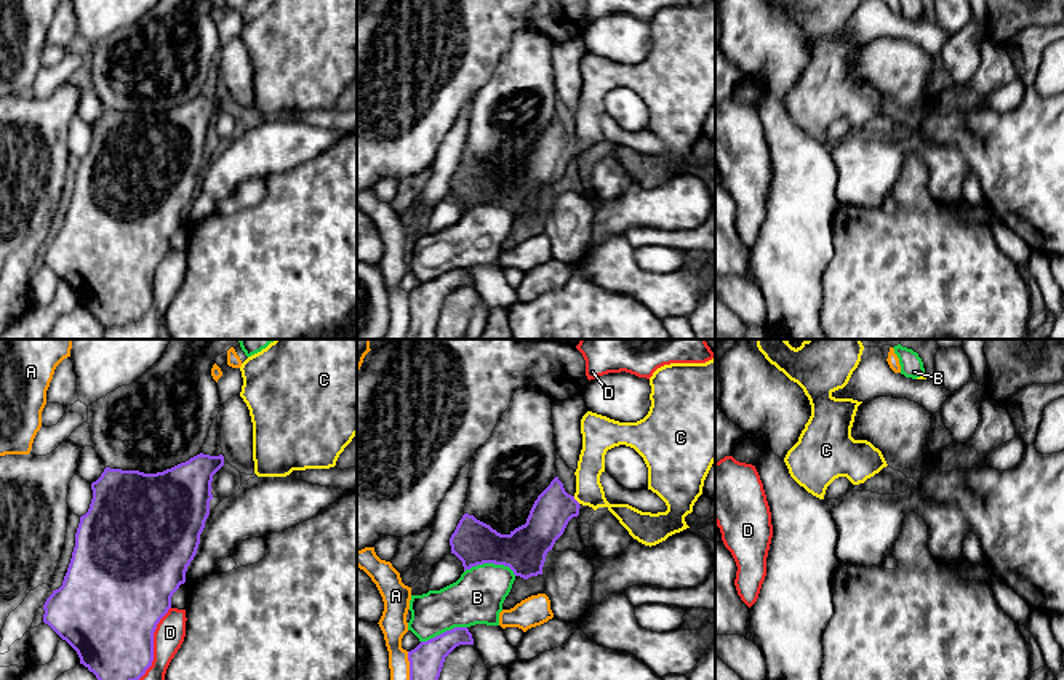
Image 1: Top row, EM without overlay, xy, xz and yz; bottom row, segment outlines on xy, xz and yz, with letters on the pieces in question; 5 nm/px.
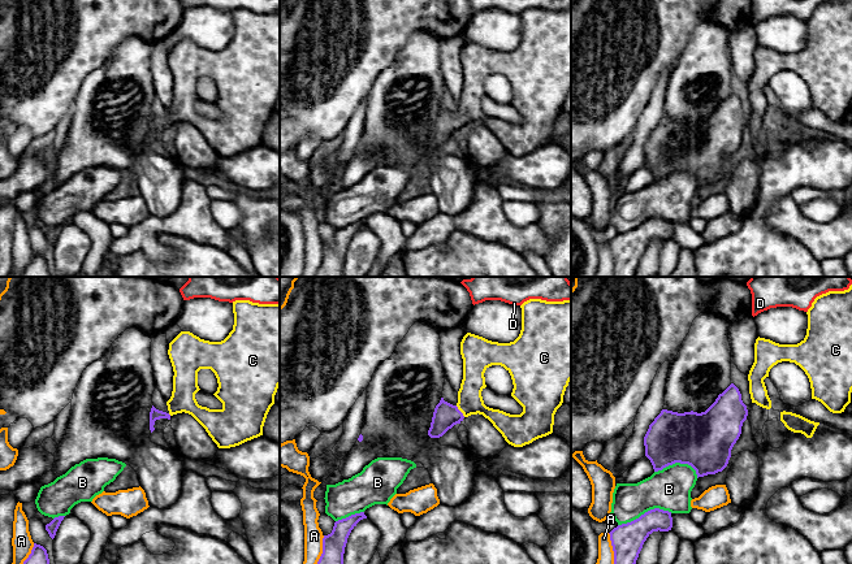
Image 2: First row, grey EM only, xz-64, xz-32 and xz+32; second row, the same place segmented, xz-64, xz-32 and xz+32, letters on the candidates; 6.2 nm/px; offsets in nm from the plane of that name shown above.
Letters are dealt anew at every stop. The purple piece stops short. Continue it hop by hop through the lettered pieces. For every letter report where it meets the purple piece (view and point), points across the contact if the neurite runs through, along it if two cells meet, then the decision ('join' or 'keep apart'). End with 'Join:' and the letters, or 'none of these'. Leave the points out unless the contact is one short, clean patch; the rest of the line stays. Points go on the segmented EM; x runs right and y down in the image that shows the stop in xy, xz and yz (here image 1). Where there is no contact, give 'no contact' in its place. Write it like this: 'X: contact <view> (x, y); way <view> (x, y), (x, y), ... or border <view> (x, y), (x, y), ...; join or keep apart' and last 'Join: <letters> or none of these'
A: contact xz (410, 666); keep apart
B: contact xz (490, 562); keep apart
C: contact xz (575, 500); way xz (554, 508), (568, 506), (575, 500), (589, 492); join
D: contact xy (152, 644); keep apart
Join: C

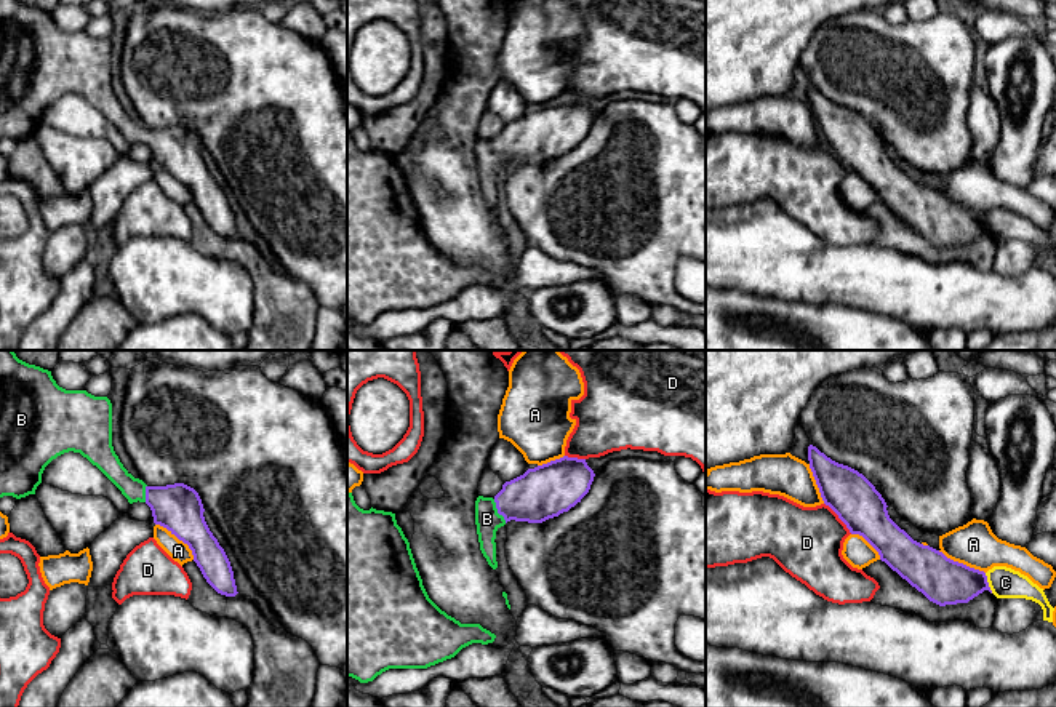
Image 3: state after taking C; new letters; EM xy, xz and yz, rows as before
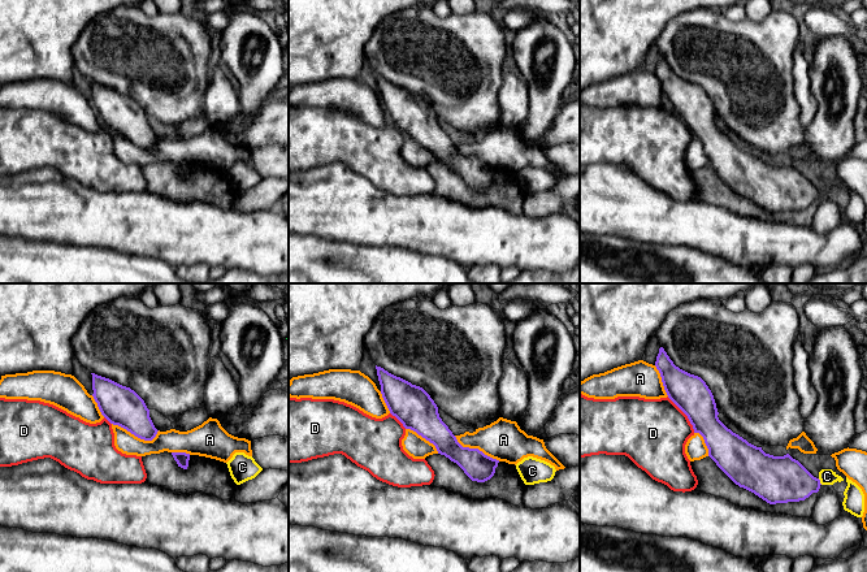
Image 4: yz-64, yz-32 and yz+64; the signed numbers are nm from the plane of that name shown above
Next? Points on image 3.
A: contact xy (178, 538); keep apart
B: contact xz (498, 511); way xz (541, 493), (514, 501), (498, 511), (487, 519); join
C: contact yz (988, 583); keep apart
D: contact yz (839, 517); keep apart
Join: B

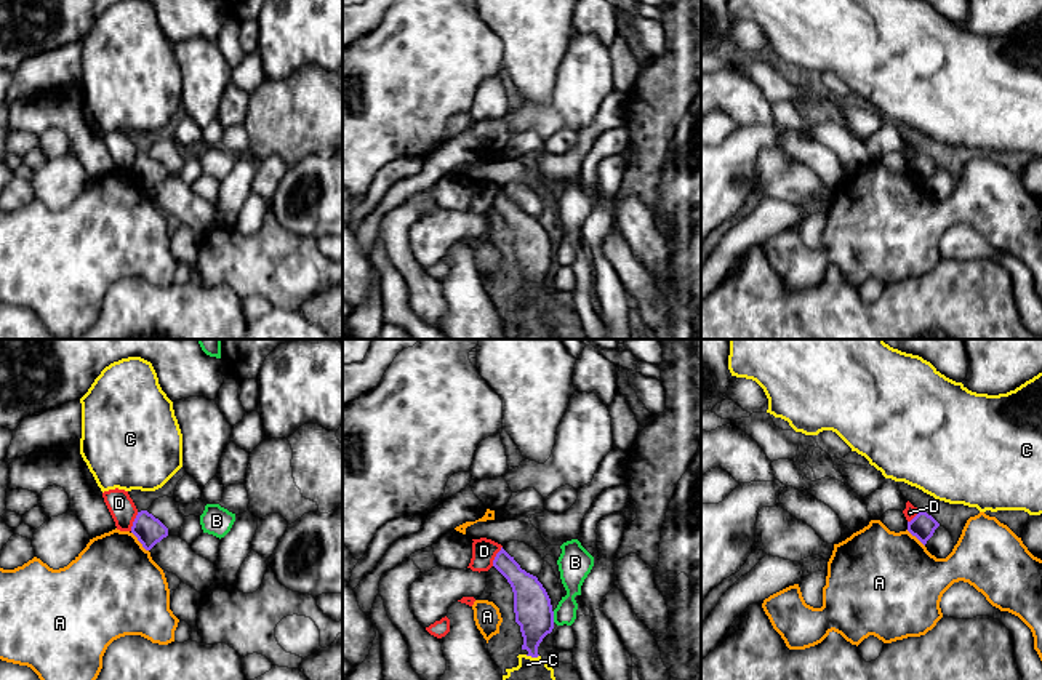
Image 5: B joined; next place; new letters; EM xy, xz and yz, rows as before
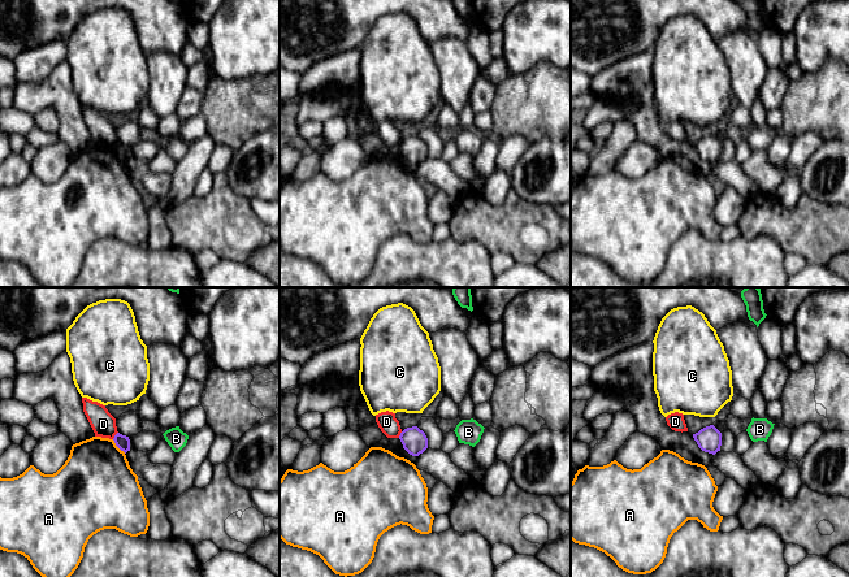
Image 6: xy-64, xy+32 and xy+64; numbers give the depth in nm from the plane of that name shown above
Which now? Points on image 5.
A: contact xy (138, 540); keep apart
B: contact xz (553, 616); border xz (553, 612), (554, 621); keep apart
C: contact xz (532, 656); keep apart
D: contact xz (496, 556); keep apart
Join: none of these

